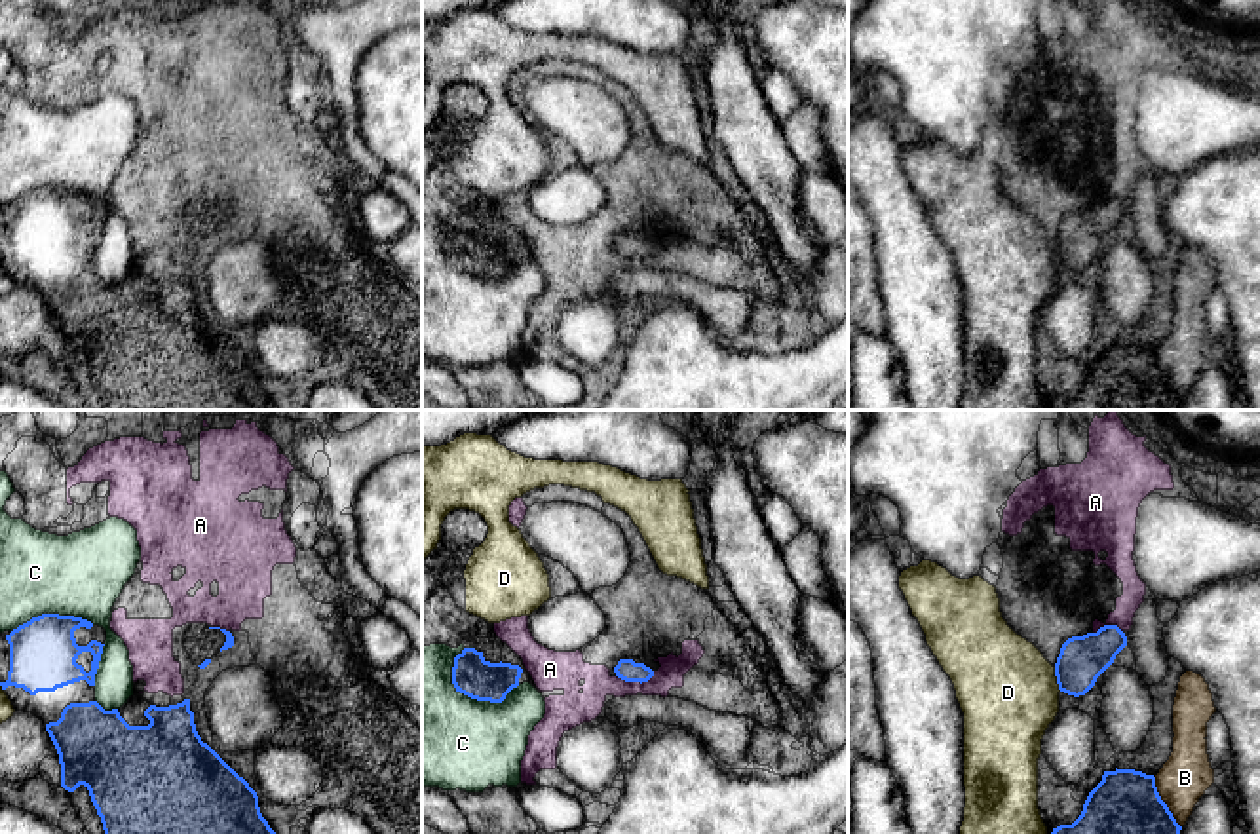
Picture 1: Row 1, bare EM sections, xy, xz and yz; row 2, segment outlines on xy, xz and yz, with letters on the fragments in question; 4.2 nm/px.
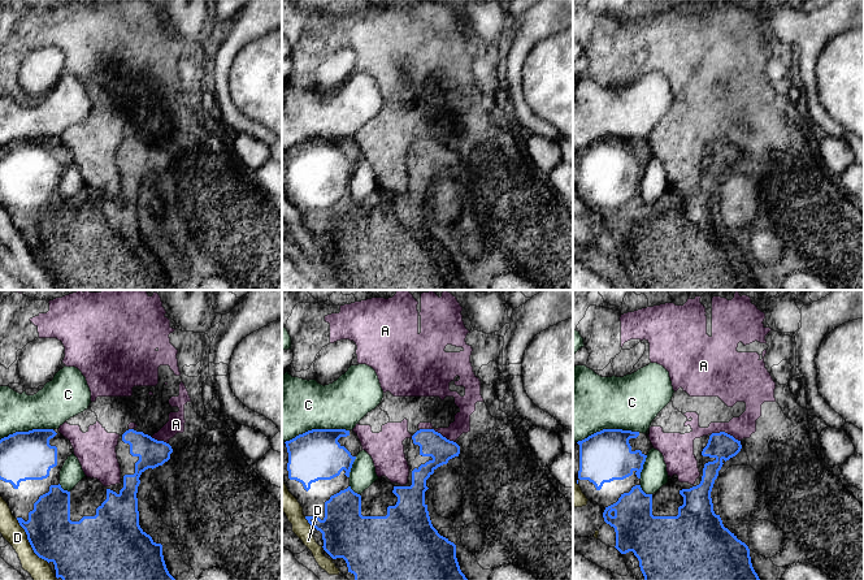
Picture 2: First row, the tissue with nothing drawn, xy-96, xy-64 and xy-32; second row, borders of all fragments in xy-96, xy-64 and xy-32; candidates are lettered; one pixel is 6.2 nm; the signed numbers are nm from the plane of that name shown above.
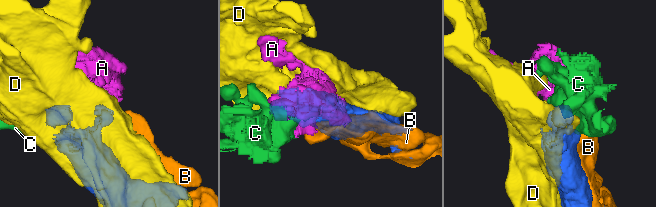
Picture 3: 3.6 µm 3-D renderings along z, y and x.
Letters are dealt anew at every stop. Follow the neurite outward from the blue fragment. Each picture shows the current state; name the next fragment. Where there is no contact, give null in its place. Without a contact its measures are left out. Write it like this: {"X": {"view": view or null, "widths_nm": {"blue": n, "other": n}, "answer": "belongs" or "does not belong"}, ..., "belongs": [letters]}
{"A": {"view": "xz", "widths_nm": {"blue": 90, "other": 130}, "answer": "does not belong"}, "B": {"view": "yz", "widths_nm": {"blue": 420, "other": 200}, "answer": "does not belong"}, "C": {"view": "xz", "widths_nm": {"blue": 170, "other": 440}, "answer": "does not belong"}, "D": {"view": "yz", "widths_nm": {"blue": 200, "other": 420}, "answer": "does not belong"}, "belongs": []}

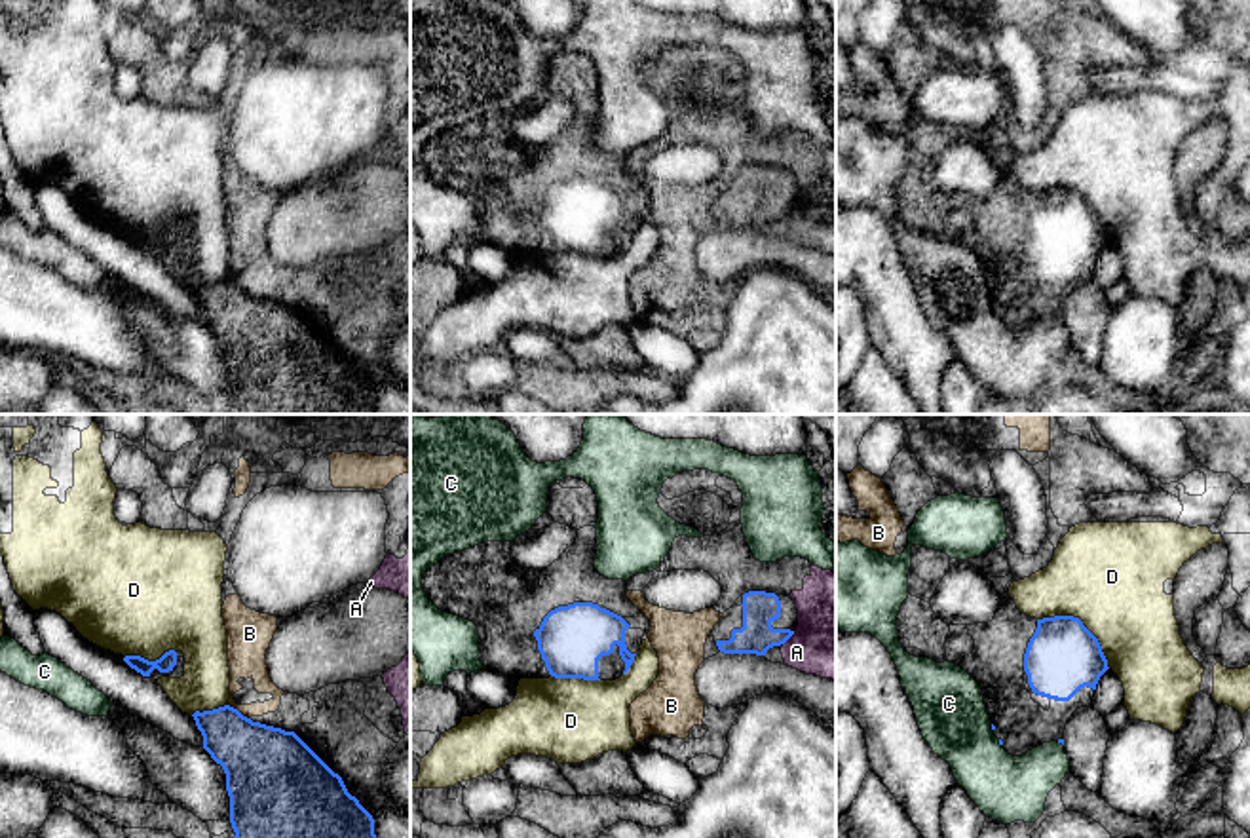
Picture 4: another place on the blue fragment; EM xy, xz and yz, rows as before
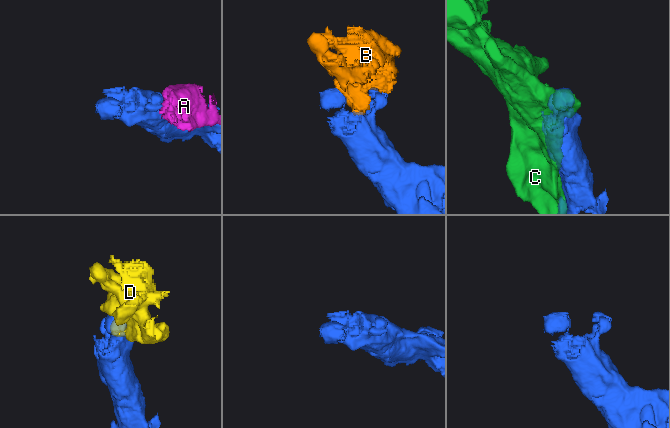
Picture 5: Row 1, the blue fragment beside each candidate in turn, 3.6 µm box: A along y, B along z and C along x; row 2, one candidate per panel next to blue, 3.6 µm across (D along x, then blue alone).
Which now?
{"A": {"view": "xz", "widths_nm": {"blue": 150, "other": 340}, "answer": "does not belong"}, "B": {"view": "xy", "widths_nm": {"blue": 320, "other": 160}, "answer": "does not belong"}, "C": {"view": "yz", "widths_nm": {"blue": 20, "other": 300}, "answer": "does not belong"}, "D": {"view": "yz", "widths_nm": {"blue": 320, "other": 460}, "answer": "does not belong"}, "belongs": []}

